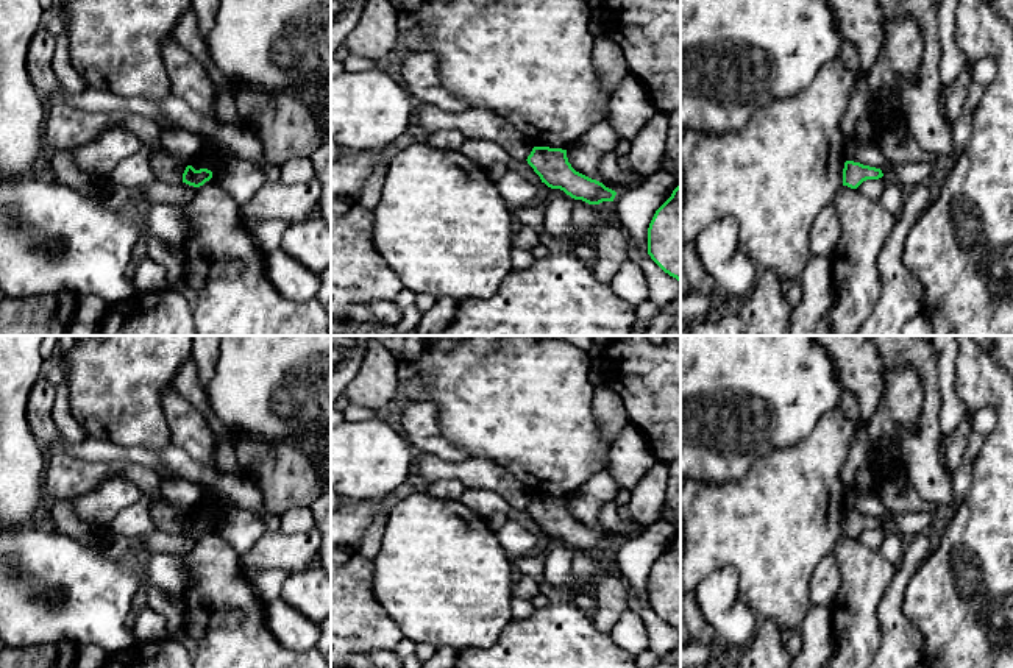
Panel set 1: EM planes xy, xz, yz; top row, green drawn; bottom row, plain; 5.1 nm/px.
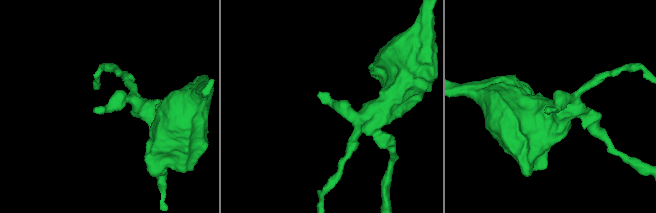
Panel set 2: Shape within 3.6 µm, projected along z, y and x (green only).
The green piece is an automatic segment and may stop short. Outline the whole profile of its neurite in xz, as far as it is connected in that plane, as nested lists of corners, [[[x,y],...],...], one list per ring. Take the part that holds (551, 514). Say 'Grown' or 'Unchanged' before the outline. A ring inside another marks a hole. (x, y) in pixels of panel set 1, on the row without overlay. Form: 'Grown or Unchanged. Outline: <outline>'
Unchanged. Outline: [[[534,496],[528,506],[528,513],[551,538],[560,538],[574,549],[582,549],[588,554],[613,551],[617,542],[606,537],[602,532],[592,529],[576,521],[567,507],[567,499]]]

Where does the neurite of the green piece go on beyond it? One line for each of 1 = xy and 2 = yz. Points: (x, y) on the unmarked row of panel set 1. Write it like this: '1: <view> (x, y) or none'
1: none
2: none

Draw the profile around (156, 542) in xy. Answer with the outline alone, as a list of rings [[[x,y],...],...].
[[[109,529],[108,538],[103,545],[103,553],[109,556],[114,562],[122,559],[126,553],[134,553],[142,548],[147,548],[151,556],[186,554],[194,549],[195,538],[197,537],[186,532],[165,534],[158,529],[139,535],[123,535]]]

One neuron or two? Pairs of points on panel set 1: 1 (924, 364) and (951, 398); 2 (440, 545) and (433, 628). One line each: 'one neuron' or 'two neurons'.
1: two neurons
2: one neuron

